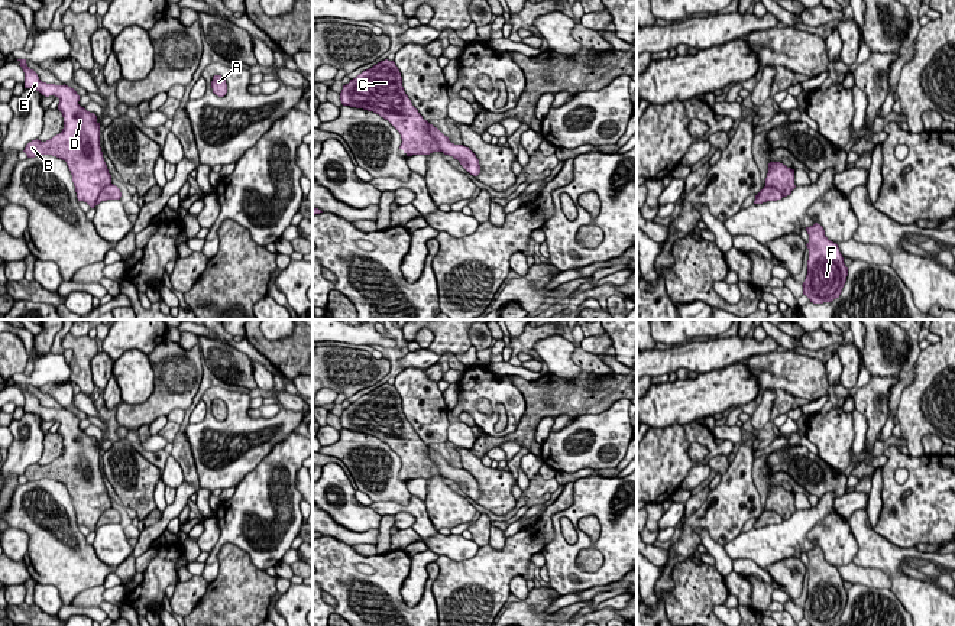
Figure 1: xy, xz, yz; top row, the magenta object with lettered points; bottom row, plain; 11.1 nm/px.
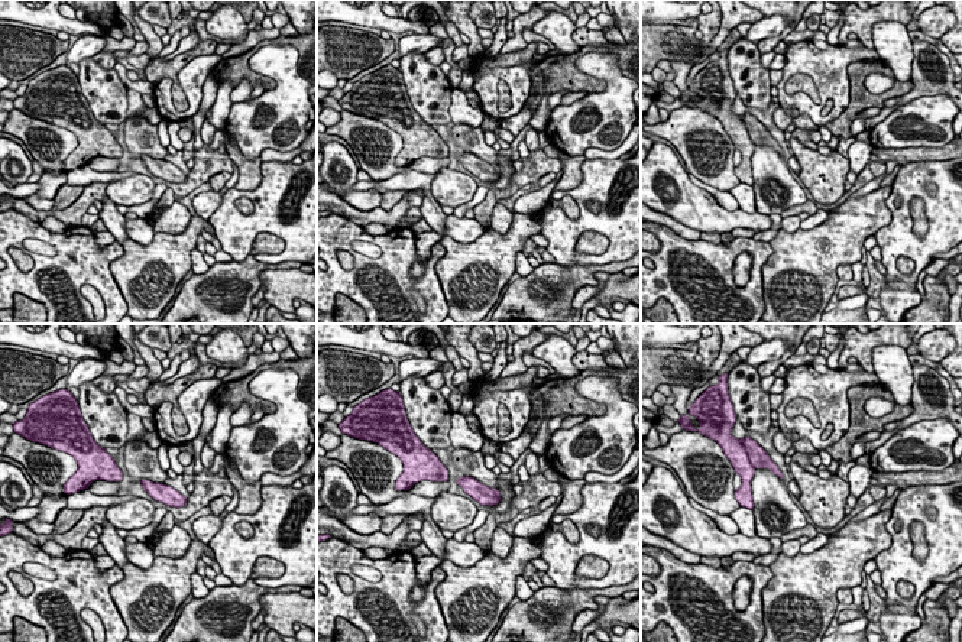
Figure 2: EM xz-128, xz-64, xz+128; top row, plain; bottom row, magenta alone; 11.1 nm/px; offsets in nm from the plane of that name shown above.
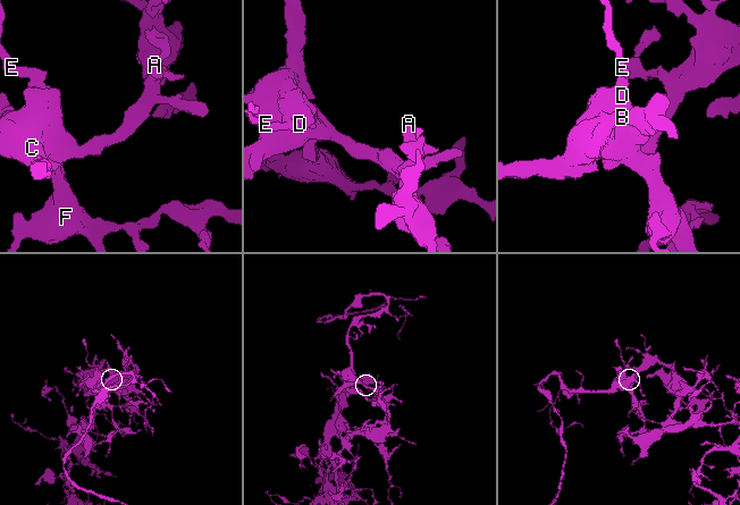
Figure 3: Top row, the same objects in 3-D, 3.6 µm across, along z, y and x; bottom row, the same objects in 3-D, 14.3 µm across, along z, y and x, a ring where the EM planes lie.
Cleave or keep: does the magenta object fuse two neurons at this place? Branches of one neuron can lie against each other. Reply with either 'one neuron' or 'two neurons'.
one neuron

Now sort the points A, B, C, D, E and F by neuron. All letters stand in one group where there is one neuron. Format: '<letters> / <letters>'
A B C D E F

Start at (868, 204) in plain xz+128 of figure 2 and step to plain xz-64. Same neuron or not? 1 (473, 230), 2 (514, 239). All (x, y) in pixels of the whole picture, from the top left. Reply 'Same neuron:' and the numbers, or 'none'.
Same neuron: 2

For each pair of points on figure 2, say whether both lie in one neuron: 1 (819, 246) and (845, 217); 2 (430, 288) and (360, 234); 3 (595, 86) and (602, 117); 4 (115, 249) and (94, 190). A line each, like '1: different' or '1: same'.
1: same
2: same
3: different
4: different

